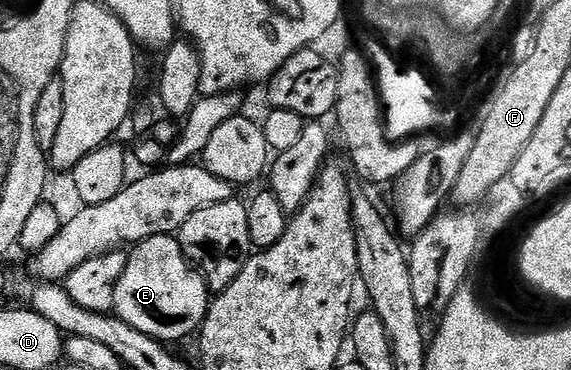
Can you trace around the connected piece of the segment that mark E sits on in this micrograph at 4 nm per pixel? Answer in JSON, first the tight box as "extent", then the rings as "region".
{"extent":[114,235,213,345],"region":[[[158,235],[134,244],[127,255],[125,273],[117,281],[114,314],[140,333],[174,345],[202,327],[213,298],[203,274],[190,263],[175,235]]]}

